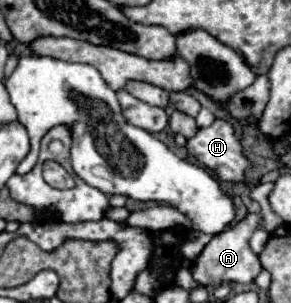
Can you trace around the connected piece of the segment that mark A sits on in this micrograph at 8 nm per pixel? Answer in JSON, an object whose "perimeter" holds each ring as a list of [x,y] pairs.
{"perimeter":[[[247,213],[247,217],[235,225],[229,225],[229,229],[221,231],[219,235],[213,235],[213,239],[205,245],[205,249],[197,255],[195,265],[193,265],[193,281],[197,285],[207,287],[207,285],[221,285],[227,281],[235,283],[253,283],[257,275],[251,275],[251,247],[249,239],[251,233],[259,227],[259,213]]]}

